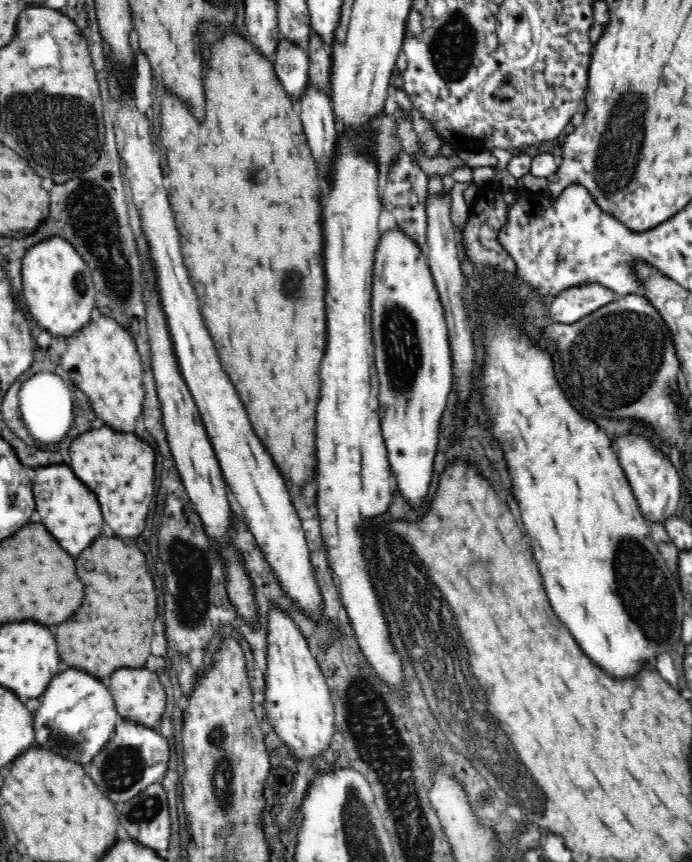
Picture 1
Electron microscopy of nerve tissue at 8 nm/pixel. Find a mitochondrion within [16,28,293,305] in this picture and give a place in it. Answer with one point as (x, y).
(79, 282)

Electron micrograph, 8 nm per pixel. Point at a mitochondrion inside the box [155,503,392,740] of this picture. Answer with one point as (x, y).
(191, 605)

